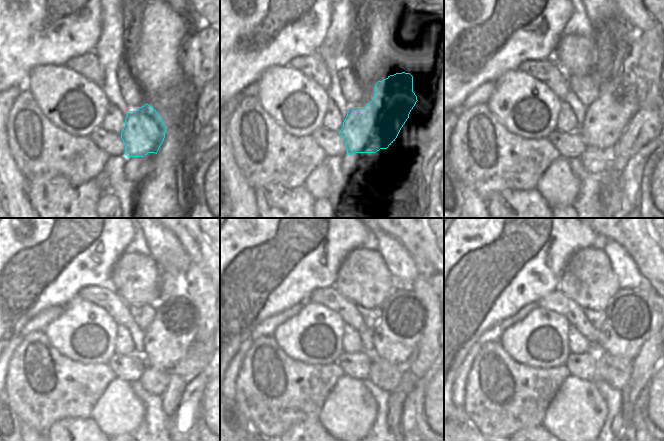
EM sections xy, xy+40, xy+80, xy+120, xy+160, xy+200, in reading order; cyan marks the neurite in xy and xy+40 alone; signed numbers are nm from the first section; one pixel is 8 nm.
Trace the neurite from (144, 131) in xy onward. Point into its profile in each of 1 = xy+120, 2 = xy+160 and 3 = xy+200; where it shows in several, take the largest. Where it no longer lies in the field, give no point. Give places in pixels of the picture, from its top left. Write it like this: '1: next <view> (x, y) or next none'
1: next xy+120 (177, 319)
2: next xy+160 (396, 336)
3: next xy+200 (628, 314)

